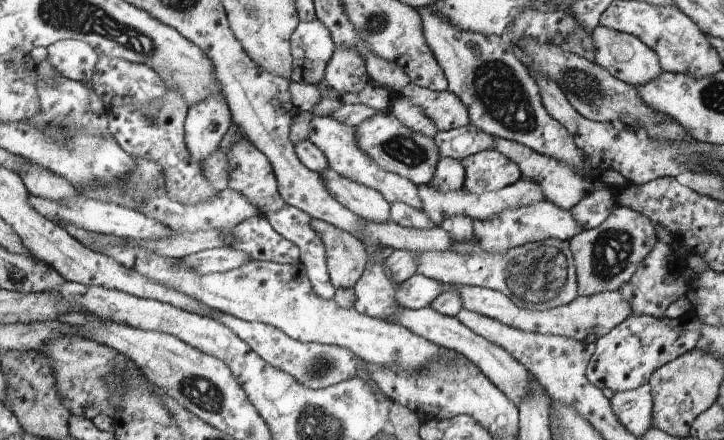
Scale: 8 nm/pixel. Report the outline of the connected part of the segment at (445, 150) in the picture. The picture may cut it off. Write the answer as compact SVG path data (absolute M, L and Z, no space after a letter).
M471 124L449 131L438 131L434 139L436 146L439 146L440 159L448 157L462 160L477 152L494 148L492 135Z

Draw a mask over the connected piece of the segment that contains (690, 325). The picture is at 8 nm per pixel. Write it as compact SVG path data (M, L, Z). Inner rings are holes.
M630 315L624 322L615 326L608 334L601 336L595 342L595 354L587 366L587 378L600 389L608 388L612 392L627 391L638 388L649 382L650 377L661 366L676 360L678 356L696 347L700 338L700 319L683 322L679 319L654 318L646 315Z

